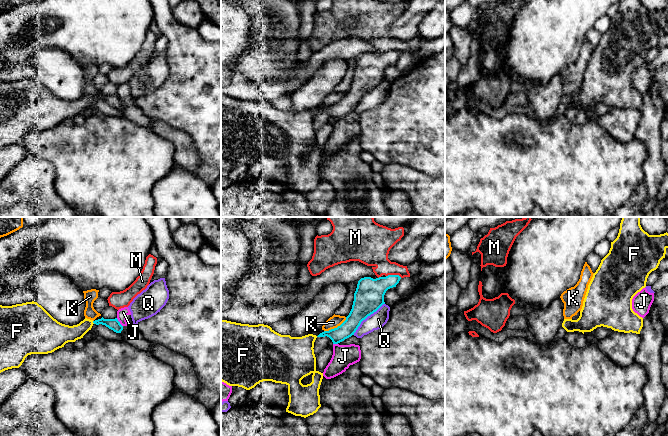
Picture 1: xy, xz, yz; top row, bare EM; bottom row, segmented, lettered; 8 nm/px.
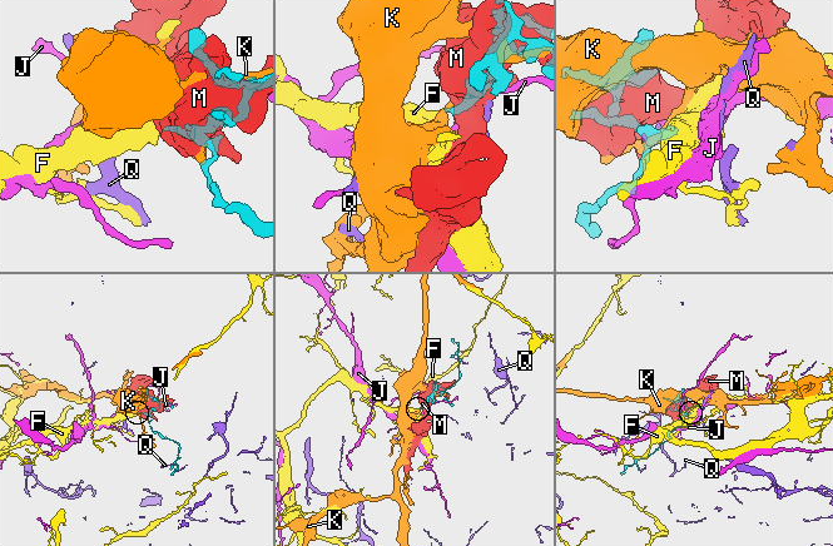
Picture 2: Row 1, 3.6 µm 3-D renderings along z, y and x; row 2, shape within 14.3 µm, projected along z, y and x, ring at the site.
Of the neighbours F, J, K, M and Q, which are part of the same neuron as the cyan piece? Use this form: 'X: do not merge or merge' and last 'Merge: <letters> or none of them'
F: merge
J: do not merge
K: do not merge
M: do not merge
Q: do not merge
Merge: F

